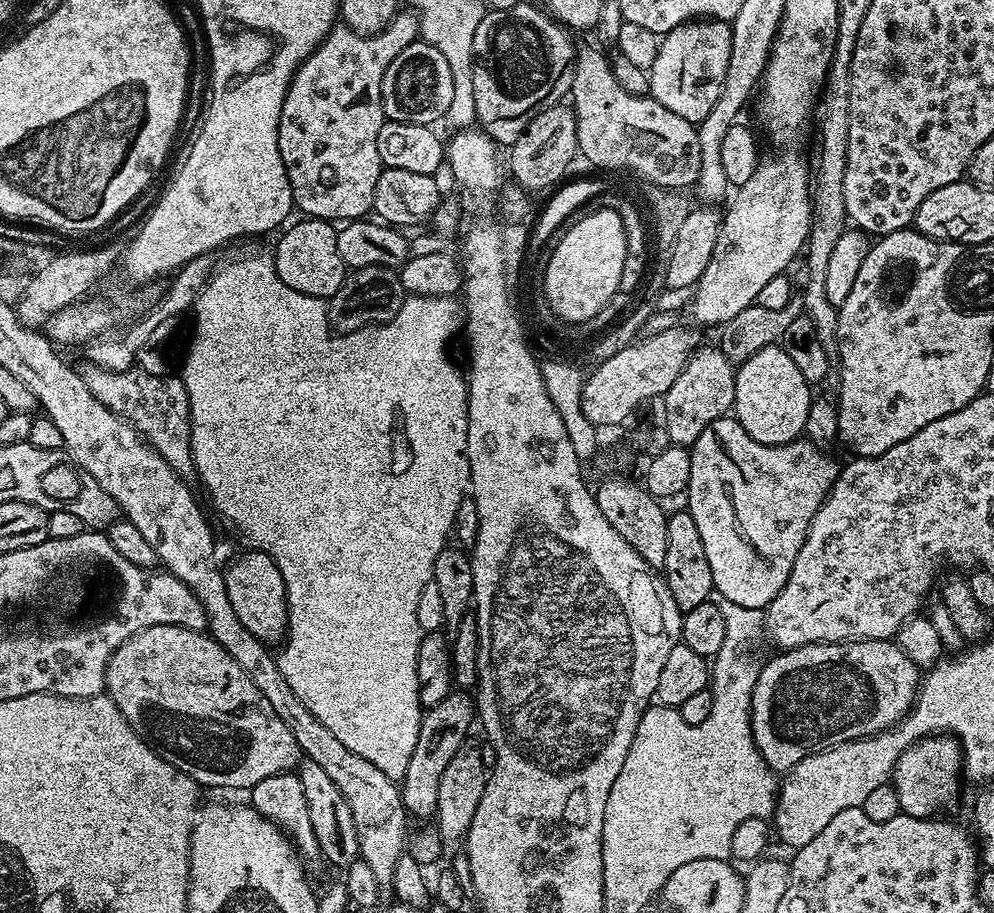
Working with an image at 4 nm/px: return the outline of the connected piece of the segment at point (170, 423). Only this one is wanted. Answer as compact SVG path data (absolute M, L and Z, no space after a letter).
M85 363L82 375L90 394L112 412L132 425L144 441L150 445L178 475L188 478L193 475L192 467L192 423L190 422L190 398L179 375L155 376L146 374L138 366L121 372Z

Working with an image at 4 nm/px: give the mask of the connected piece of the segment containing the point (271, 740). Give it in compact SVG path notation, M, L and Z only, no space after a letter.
M180 624L144 628L114 650L106 666L104 687L106 695L118 710L122 710L132 729L147 740L162 759L170 762L170 766L182 770L205 789L250 790L262 782L262 778L293 771L302 759L298 742L294 742L294 734L290 734L290 726L274 714L274 706L266 702L262 690L254 686L246 670L203 631L195 632Z

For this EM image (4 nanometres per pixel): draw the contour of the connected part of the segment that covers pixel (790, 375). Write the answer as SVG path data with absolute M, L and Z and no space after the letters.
M779 343L766 346L758 350L746 362L736 368L736 402L734 405L734 419L740 423L742 430L754 438L754 442L762 442L766 446L778 446L788 444L791 440L801 439L806 426L806 414L810 414L810 406L814 399L813 389L802 378L798 366L790 359L790 354L780 347Z

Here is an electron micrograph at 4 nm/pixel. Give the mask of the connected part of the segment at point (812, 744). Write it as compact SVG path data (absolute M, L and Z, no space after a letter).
M843 640L840 644L807 644L801 648L780 650L775 653L777 656L773 660L768 660L765 664L763 661L752 695L752 737L762 758L770 765L773 773L787 774L796 764L817 749L828 749L835 744L866 738L884 732L888 728L895 728L896 723L912 709L912 703L916 700L916 690L920 687L922 679L921 669L915 659L903 647L901 648L892 640Z

